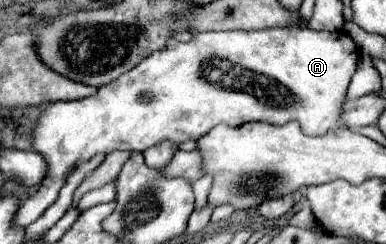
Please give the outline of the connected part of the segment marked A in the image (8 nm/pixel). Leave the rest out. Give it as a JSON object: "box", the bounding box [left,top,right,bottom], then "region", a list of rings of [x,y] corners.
{"box":[16,28,358,228],"region":[[[270,28],[270,30],[256,30],[256,32],[200,32],[200,34],[194,34],[194,38],[188,42],[188,44],[176,44],[172,48],[164,48],[164,50],[158,50],[154,54],[150,54],[146,60],[142,60],[136,68],[132,68],[130,72],[126,72],[124,76],[120,76],[118,80],[98,88],[98,94],[96,96],[90,96],[90,98],[82,98],[82,100],[72,100],[72,102],[52,102],[48,104],[40,116],[38,116],[38,122],[36,122],[36,128],[32,132],[32,148],[44,156],[44,160],[48,160],[48,172],[38,188],[38,192],[34,196],[30,196],[18,210],[16,214],[16,226],[20,228],[26,228],[28,224],[36,221],[44,210],[56,202],[58,198],[58,192],[60,188],[64,186],[66,182],[66,176],[82,162],[90,160],[92,156],[96,154],[110,154],[114,150],[136,150],[136,152],[144,152],[146,148],[150,146],[156,146],[164,140],[172,140],[172,142],[186,142],[188,138],[200,138],[204,136],[204,132],[210,132],[214,126],[218,124],[228,124],[228,126],[240,126],[240,124],[246,124],[246,122],[270,122],[270,124],[288,124],[288,122],[300,122],[300,126],[304,128],[304,132],[312,134],[312,136],[318,136],[318,134],[326,134],[328,130],[332,128],[338,128],[340,126],[340,112],[342,112],[342,102],[344,102],[344,96],[346,96],[346,88],[350,84],[350,78],[356,70],[356,62],[358,62],[358,46],[354,44],[354,40],[346,34],[346,32],[316,32],[316,30],[308,30],[308,28]]]}

